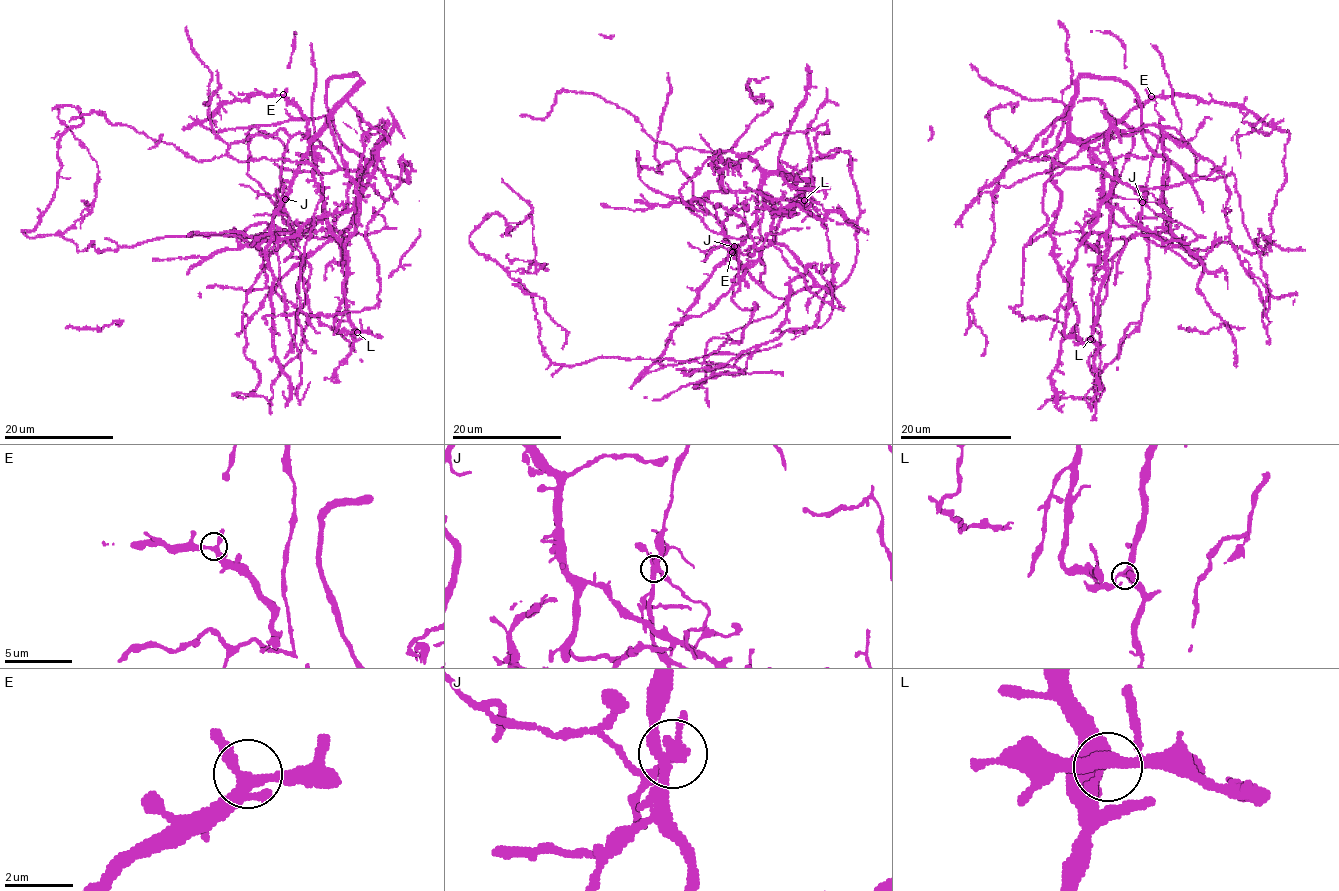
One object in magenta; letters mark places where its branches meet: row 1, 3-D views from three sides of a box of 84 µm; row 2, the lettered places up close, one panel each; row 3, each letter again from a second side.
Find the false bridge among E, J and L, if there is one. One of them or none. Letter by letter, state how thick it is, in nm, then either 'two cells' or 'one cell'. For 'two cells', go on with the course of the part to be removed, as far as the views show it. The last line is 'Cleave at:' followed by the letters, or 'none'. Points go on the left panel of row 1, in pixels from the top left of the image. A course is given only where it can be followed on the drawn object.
E: 300 nm | one cell
J: 360 nm | two cells | (286, 199), (281, 211), (293, 222), (308, 223), (316, 234)
L: 360 nm | one cell
Cleave at: J

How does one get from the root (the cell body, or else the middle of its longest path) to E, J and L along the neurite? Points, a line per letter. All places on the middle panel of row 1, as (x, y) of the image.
E: (754, 278), (729, 252), (737, 269), (771, 242), (762, 190), (757, 224), (732, 252)
J: (754, 278), (729, 252), (734, 247)
L: (754, 278), (729, 252), (734, 269), (754, 261), (772, 239), (772, 218), (804, 200)

